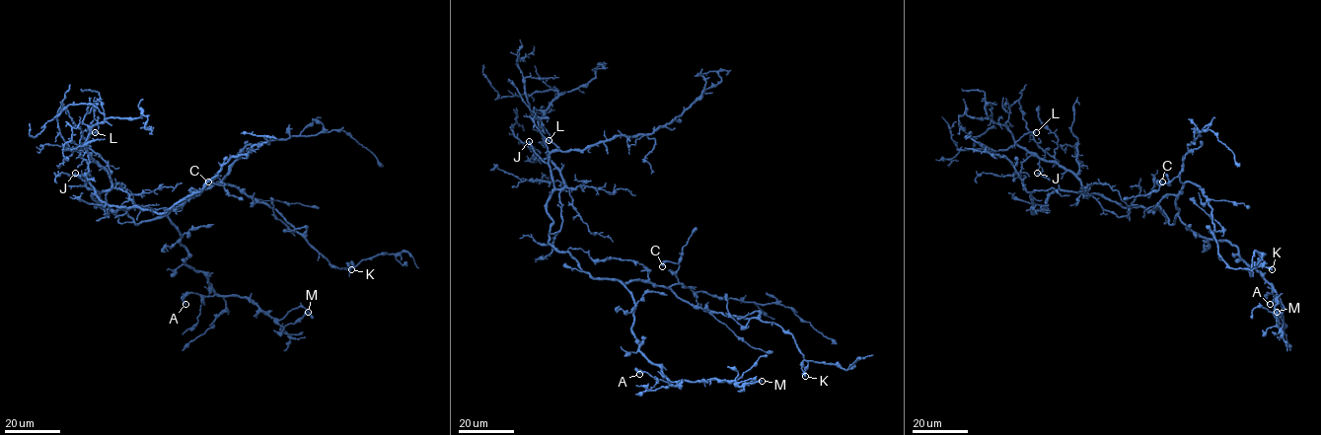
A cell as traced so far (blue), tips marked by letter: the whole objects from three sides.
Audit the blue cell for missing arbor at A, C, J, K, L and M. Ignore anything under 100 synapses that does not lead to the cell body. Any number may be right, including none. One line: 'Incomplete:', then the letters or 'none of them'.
Incomplete: J

